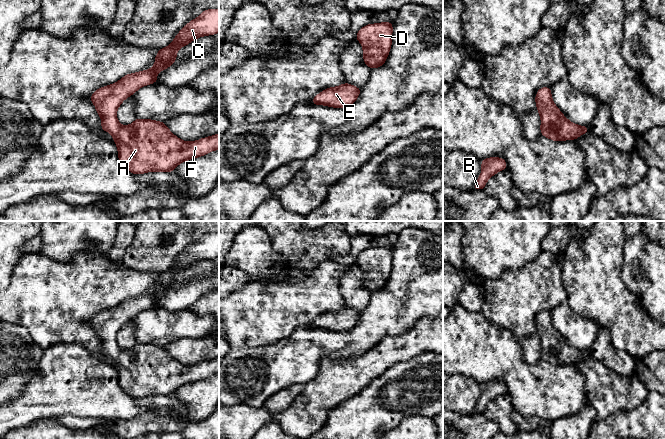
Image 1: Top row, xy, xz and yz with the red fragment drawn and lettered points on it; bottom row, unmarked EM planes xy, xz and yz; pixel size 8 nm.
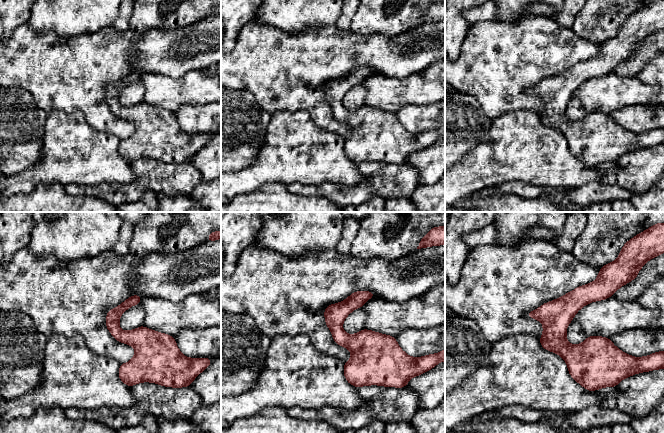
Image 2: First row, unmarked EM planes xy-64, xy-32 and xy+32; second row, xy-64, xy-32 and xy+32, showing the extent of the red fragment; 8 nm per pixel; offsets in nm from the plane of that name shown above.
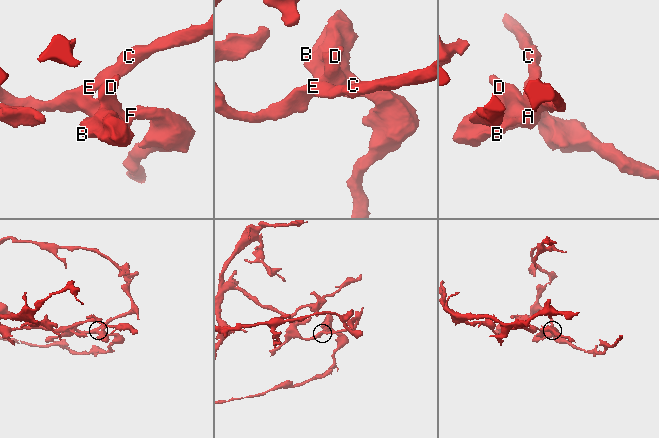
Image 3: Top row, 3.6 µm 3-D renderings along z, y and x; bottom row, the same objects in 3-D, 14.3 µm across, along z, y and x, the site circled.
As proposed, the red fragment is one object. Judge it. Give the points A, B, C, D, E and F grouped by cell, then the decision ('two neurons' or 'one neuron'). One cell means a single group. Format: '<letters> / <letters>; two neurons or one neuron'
A B C D E F; one neuron

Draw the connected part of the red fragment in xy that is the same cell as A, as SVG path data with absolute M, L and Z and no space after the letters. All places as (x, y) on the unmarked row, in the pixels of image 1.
M207 233L196 243L186 248L175 260L173 266L159 273L155 281L155 289L149 294L127 298L118 306L97 313L90 323L102 343L101 353L108 355L114 362L118 372L118 382L121 389L135 399L146 396L173 396L182 386L207 379L213 374L219 374L219 358L205 361L193 366L185 366L177 362L165 349L165 346L151 343L139 343L127 350L121 349L116 341L120 328L143 310L157 306L157 296L166 294L177 282L177 275L201 260L214 259L219 256L219 233Z

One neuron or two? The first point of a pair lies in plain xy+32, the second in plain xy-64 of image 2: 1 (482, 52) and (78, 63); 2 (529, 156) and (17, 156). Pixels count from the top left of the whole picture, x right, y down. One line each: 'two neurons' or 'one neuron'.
1: one neuron
2: two neurons

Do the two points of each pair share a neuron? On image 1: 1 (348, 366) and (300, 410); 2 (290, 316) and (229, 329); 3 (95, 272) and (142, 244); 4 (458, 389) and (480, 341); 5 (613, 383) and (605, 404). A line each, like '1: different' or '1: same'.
1: same
2: same
3: different
4: different
5: same

